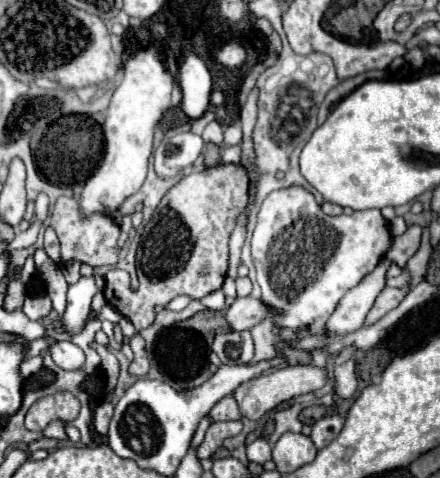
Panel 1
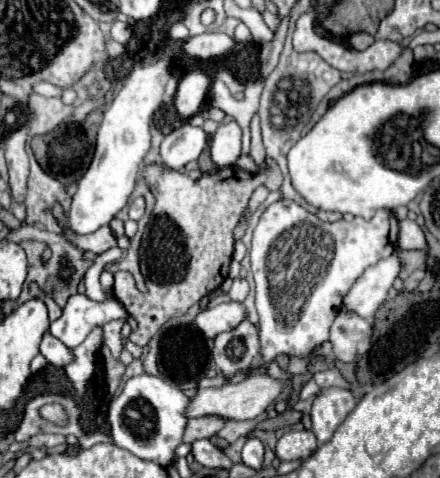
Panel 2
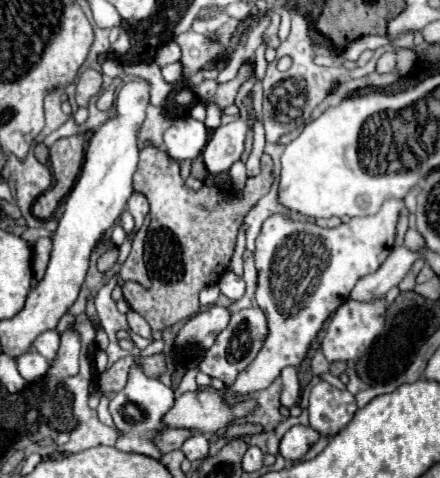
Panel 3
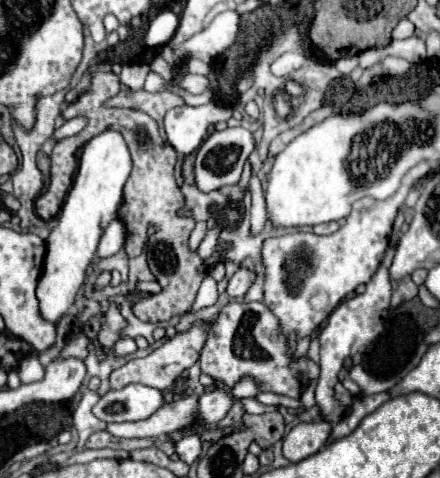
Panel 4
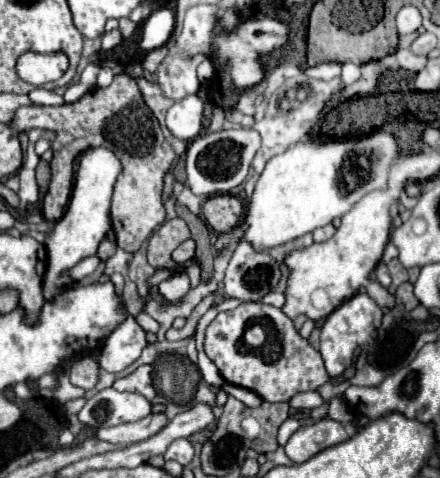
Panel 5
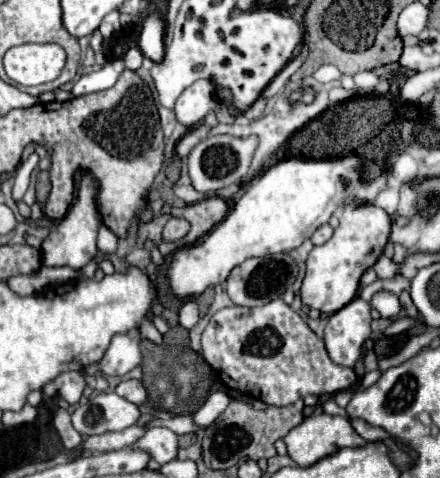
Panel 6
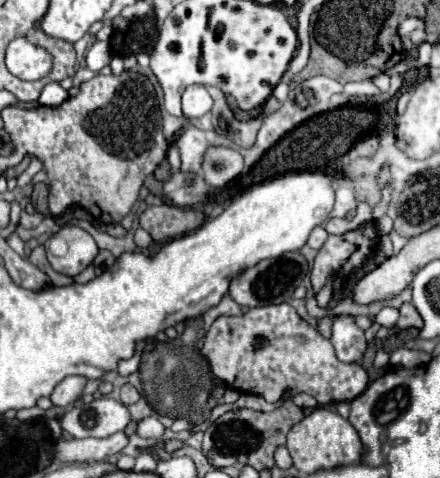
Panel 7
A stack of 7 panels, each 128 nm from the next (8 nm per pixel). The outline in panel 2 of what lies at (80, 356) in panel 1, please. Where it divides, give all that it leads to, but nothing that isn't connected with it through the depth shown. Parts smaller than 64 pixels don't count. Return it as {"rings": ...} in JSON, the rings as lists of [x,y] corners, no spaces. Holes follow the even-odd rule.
{"rings":[[[50,334],[44,336],[40,350],[42,350],[42,356],[44,356],[52,366],[64,368],[66,364],[70,364],[70,362],[74,360],[72,350],[70,350],[66,344],[62,344],[60,340],[56,340],[54,336],[50,336]]]}

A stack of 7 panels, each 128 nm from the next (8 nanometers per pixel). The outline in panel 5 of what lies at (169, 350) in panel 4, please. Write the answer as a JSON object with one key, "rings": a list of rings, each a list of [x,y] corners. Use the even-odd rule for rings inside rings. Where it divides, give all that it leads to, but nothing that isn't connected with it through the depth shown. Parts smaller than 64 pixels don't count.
{"rings":[[[148,364],[138,366],[132,374],[124,376],[124,378],[118,378],[114,382],[114,388],[116,390],[128,390],[128,392],[140,392],[148,400],[154,400],[158,396],[154,386],[152,386],[152,366],[148,366]]]}

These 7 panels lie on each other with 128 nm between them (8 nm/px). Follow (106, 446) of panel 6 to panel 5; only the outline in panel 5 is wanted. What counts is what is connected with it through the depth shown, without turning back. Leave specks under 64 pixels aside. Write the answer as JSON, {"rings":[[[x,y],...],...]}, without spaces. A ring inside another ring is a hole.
{"rings":[[[158,412],[158,414],[148,414],[146,418],[142,418],[142,420],[138,420],[138,422],[120,424],[120,426],[112,426],[112,428],[100,428],[100,430],[96,432],[96,436],[98,436],[100,440],[112,442],[112,444],[128,446],[128,444],[136,444],[136,442],[142,442],[142,440],[154,436],[154,434],[160,432],[166,424],[168,424],[166,414]]]}

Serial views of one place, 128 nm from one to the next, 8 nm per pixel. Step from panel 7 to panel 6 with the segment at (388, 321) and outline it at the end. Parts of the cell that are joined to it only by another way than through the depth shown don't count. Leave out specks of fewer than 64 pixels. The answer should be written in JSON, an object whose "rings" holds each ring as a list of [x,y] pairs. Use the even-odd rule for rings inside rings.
{"rings":[[[380,292],[376,294],[376,298],[370,302],[372,308],[376,308],[380,312],[382,318],[396,318],[400,312],[400,304],[398,304],[398,296],[392,292]]]}

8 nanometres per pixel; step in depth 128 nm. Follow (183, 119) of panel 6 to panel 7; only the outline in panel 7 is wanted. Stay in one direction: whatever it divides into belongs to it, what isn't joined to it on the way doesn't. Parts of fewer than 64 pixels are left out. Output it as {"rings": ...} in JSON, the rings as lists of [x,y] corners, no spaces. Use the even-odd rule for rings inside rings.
{"rings":[[[192,84],[184,90],[182,94],[182,112],[186,118],[194,120],[200,118],[204,114],[208,114],[212,108],[212,98],[208,94],[208,90],[200,84]]]}

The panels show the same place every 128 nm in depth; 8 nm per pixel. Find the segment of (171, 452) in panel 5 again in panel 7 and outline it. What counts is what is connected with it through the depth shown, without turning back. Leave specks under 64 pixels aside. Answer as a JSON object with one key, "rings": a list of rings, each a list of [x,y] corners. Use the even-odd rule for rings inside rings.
{"rings":[[[152,416],[152,418],[144,418],[144,420],[140,420],[136,434],[142,436],[142,438],[156,440],[158,444],[162,444],[162,434],[164,434],[164,430],[166,430],[166,428],[160,424],[160,420]]]}

